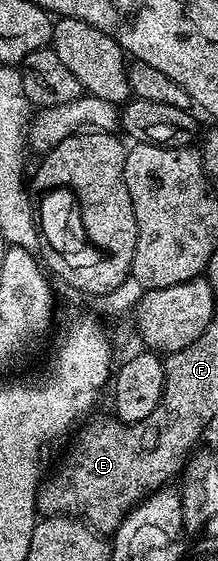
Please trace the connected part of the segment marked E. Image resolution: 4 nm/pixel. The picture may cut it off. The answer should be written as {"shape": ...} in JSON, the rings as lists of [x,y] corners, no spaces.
{"shape":[[[169,405],[165,409],[155,407],[157,417],[148,417],[135,423],[126,425],[117,420],[116,416],[97,417],[94,421],[86,420],[76,430],[77,438],[65,457],[65,462],[57,469],[53,478],[46,480],[37,490],[37,511],[42,518],[71,517],[84,521],[90,529],[101,535],[112,535],[123,523],[125,514],[144,501],[150,493],[162,488],[166,483],[178,476],[182,468],[182,458],[175,455],[173,445],[173,413],[169,413]]]}

